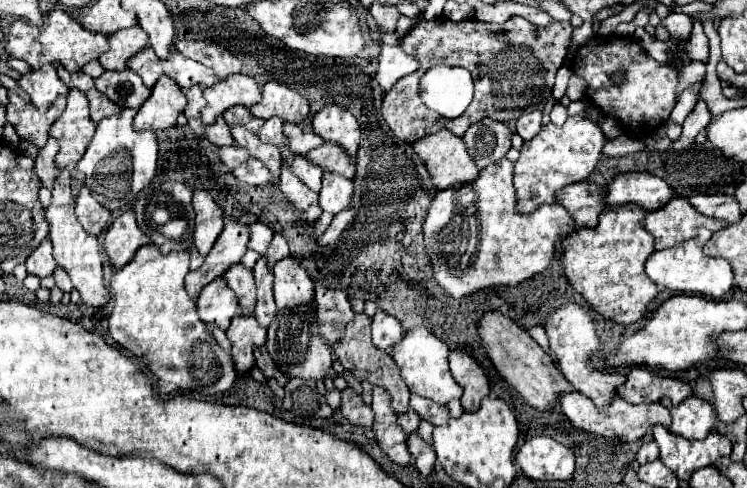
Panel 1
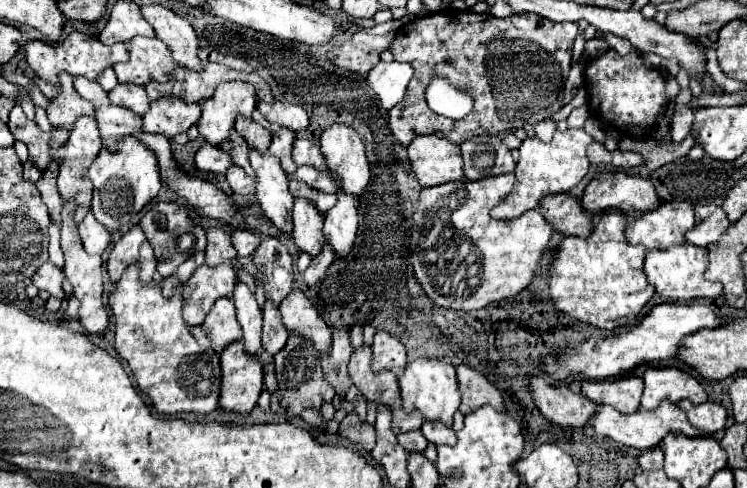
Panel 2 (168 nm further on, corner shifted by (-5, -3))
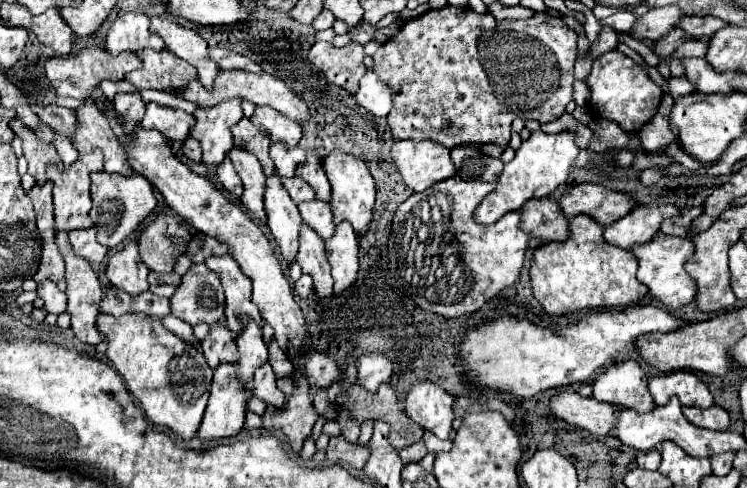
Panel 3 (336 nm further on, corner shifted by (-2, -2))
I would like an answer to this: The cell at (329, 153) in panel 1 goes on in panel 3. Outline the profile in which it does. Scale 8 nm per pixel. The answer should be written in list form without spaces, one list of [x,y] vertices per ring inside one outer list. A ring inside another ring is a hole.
[[[300,177],[282,179],[280,183],[282,183],[282,187],[288,191],[288,195],[292,197],[294,203],[304,203],[304,201],[312,201],[312,199],[314,199],[312,187],[310,187],[306,181],[300,181]]]

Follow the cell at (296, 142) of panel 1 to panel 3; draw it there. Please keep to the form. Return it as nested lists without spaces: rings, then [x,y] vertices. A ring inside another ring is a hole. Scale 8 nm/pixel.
[[[308,153],[306,165],[302,169],[296,169],[296,175],[300,179],[304,179],[316,191],[316,199],[330,203],[330,183],[328,183],[324,169],[322,169],[322,161],[316,155]]]

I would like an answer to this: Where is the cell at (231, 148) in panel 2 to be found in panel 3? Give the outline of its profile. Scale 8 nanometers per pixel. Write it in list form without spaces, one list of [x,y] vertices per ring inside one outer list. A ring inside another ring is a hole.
[[[234,147],[228,153],[228,157],[232,159],[244,185],[244,195],[240,197],[240,201],[252,213],[252,217],[260,219],[260,223],[266,223],[266,213],[264,213],[264,177],[266,175],[262,173],[258,159],[240,147]]]

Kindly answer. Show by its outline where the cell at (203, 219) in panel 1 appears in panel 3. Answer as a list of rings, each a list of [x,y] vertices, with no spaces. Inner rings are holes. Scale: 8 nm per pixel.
[[[222,255],[206,259],[206,267],[212,269],[222,281],[226,293],[226,321],[228,329],[232,329],[232,335],[238,337],[248,319],[262,327],[262,317],[250,299],[252,281],[248,281],[248,277],[240,271],[238,263],[230,255]]]

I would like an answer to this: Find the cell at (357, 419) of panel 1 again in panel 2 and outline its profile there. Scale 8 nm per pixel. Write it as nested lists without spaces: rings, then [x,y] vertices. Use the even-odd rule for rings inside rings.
[[[351,412],[349,416],[345,416],[345,420],[339,426],[339,432],[345,438],[349,438],[351,442],[361,444],[369,452],[375,446],[375,426],[369,424],[369,422],[361,422],[355,412]]]

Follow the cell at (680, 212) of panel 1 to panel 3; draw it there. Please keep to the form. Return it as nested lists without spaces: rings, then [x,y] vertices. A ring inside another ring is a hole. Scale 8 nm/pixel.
[[[638,205],[620,221],[606,227],[604,239],[610,245],[630,249],[634,243],[648,243],[658,233],[660,223],[676,215],[680,215],[680,209],[674,205]]]

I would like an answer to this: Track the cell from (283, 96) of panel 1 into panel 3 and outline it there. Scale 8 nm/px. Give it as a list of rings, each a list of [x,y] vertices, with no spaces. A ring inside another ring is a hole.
[[[256,107],[254,115],[250,117],[252,125],[264,133],[268,133],[270,141],[284,141],[288,147],[296,147],[302,137],[300,123],[284,117],[280,111],[272,107]]]

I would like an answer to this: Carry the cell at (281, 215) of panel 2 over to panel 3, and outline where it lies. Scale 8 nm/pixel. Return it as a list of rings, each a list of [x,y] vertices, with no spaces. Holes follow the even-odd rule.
[[[272,175],[266,179],[264,205],[266,205],[266,213],[268,213],[268,227],[272,231],[274,241],[280,247],[282,257],[288,263],[294,263],[298,245],[300,245],[298,235],[300,235],[302,217],[296,209],[296,203],[284,191],[278,175]]]

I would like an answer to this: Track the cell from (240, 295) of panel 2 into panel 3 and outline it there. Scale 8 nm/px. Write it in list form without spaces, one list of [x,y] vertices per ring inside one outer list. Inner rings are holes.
[[[250,321],[244,329],[244,333],[236,339],[236,345],[240,351],[236,375],[240,377],[240,383],[244,387],[248,387],[254,369],[262,367],[268,361],[268,347],[262,339],[262,329],[254,321]]]

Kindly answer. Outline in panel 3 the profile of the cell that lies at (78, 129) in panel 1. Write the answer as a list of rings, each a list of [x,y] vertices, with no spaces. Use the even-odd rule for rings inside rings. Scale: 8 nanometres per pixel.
[[[94,151],[82,155],[72,167],[64,169],[60,179],[52,179],[56,231],[94,227],[94,221],[90,219],[90,173],[104,171],[102,165],[102,153]]]

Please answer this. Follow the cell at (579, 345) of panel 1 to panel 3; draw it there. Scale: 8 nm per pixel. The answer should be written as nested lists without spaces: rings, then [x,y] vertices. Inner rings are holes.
[[[618,361],[610,365],[610,373],[600,373],[594,381],[594,399],[638,413],[656,407],[648,391],[648,377],[636,361]]]

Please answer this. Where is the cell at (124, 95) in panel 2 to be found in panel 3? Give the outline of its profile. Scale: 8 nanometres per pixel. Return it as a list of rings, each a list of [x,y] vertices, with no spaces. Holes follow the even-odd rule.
[[[118,93],[114,99],[114,109],[124,117],[124,125],[132,129],[132,125],[140,125],[144,117],[144,103],[138,93]]]

